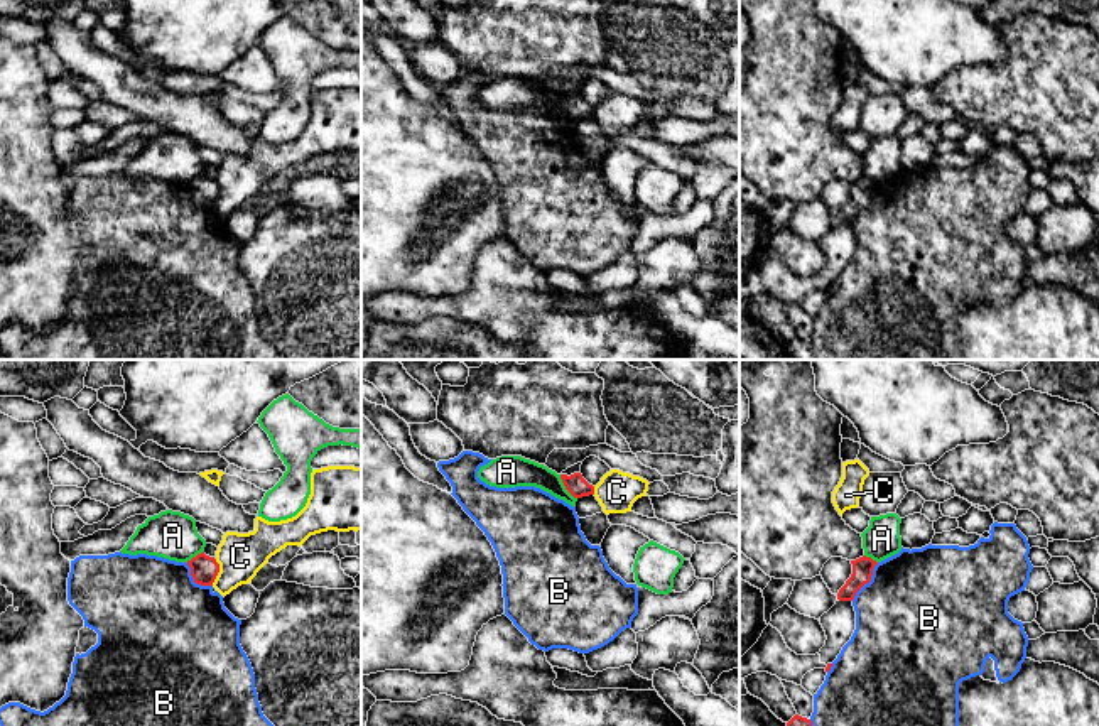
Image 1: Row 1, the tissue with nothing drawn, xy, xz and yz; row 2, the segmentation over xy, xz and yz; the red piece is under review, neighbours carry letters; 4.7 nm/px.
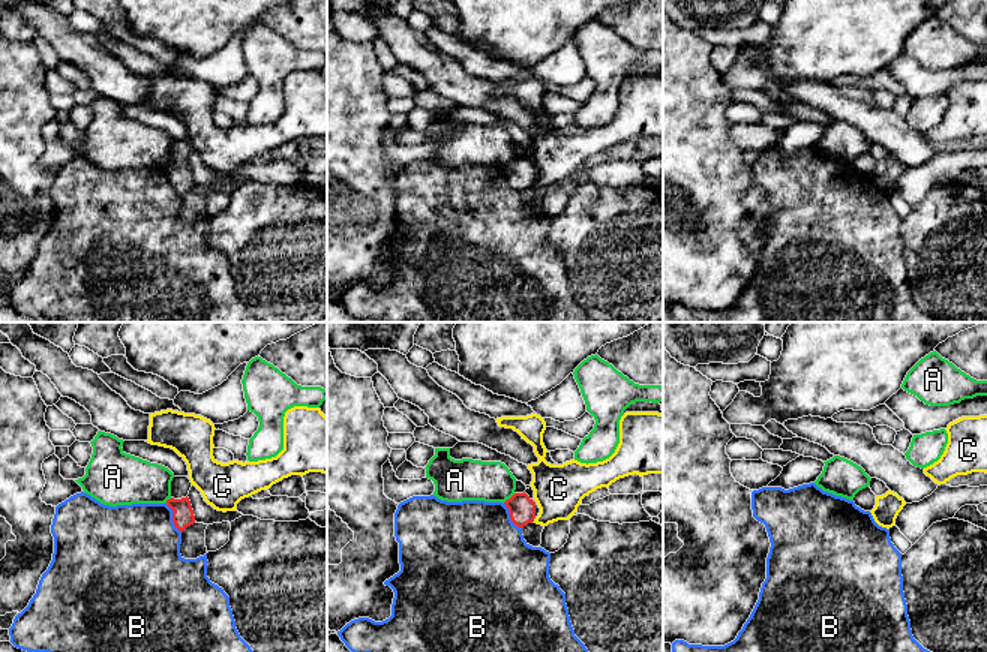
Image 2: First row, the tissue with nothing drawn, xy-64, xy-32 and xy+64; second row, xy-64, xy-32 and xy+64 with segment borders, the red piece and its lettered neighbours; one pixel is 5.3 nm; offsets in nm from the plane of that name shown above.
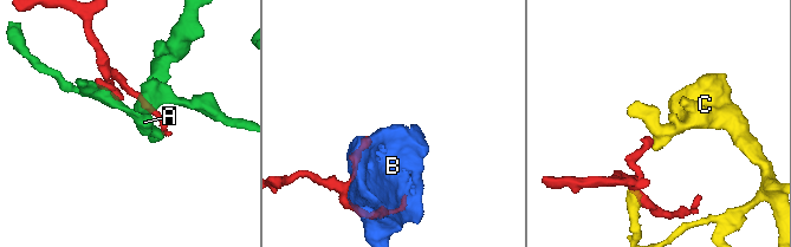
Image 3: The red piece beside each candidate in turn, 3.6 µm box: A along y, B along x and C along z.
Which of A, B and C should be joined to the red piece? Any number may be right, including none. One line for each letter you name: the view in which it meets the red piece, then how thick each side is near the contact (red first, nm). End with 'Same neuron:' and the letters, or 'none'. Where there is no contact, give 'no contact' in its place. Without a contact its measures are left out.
Same neuron: none

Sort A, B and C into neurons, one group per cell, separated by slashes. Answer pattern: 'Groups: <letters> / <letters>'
Groups: A / B / C

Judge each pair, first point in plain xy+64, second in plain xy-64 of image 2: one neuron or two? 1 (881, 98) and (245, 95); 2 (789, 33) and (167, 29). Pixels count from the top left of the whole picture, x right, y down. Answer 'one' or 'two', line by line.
1: two
2: one

